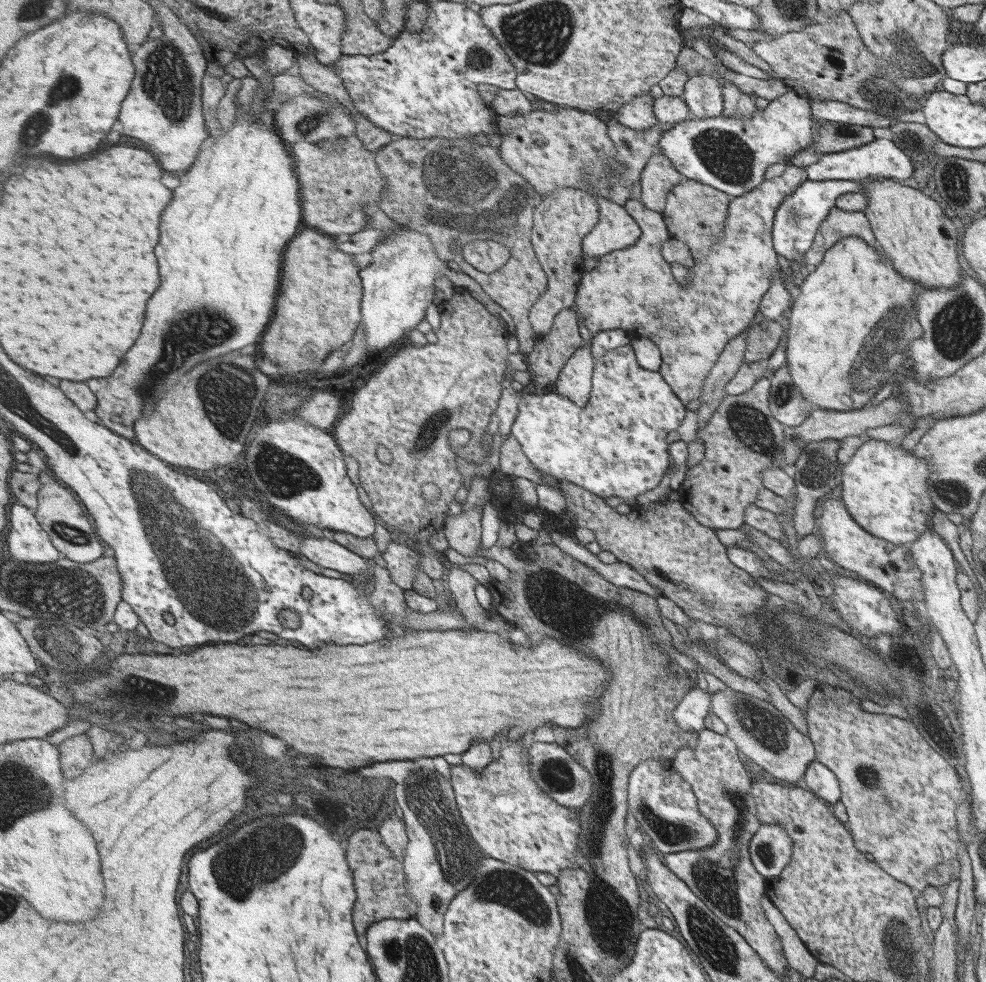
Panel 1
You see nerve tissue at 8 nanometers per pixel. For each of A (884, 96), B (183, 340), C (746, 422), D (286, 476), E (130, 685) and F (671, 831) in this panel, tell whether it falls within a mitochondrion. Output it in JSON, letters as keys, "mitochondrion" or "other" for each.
{"A":"mitochondrion","B":"mitochondrion","C":"mitochondrion","D":"mitochondrion","E":"mitochondrion","F":"mitochondrion"}

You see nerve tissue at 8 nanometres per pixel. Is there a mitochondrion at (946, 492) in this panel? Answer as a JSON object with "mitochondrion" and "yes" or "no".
{"mitochondrion":"yes"}

